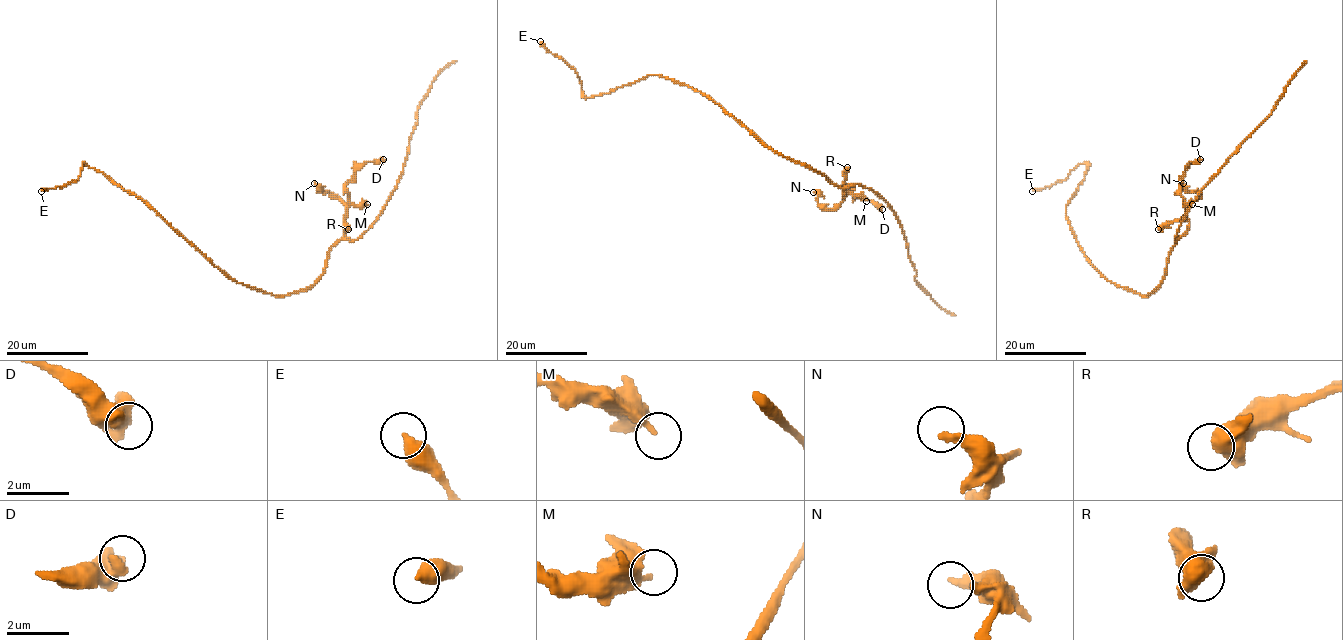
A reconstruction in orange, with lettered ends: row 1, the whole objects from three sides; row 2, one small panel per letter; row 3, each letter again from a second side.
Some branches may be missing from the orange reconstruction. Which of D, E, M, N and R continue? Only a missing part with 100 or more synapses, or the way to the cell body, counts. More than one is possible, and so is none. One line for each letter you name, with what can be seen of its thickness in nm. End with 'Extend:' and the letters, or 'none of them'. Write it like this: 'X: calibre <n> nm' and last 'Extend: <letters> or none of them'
Extend: none of them

